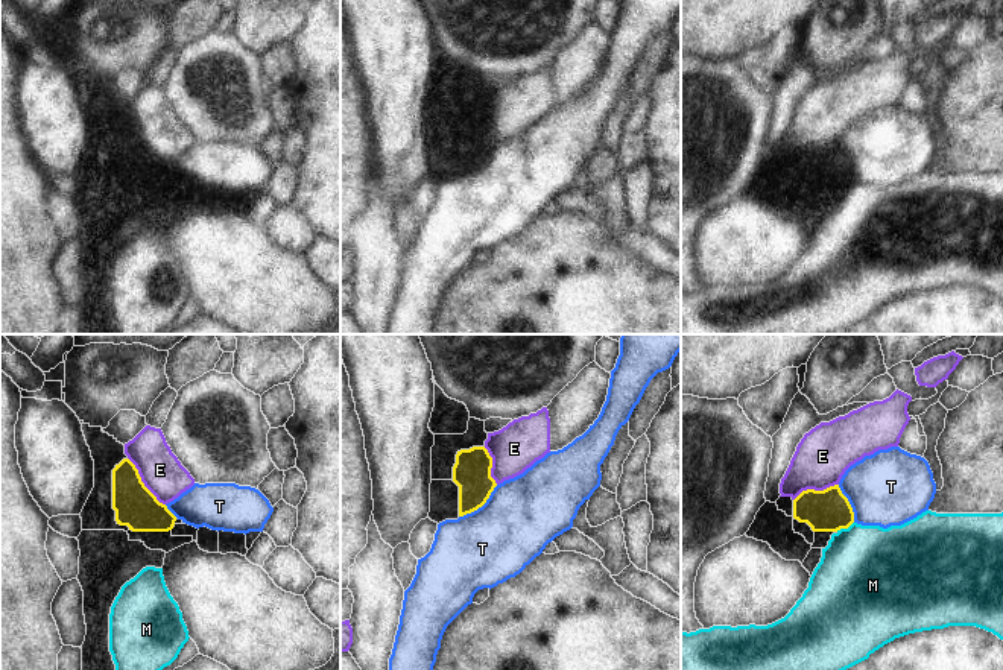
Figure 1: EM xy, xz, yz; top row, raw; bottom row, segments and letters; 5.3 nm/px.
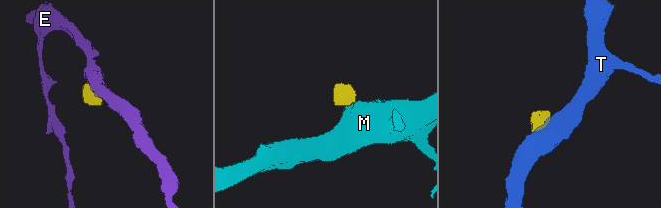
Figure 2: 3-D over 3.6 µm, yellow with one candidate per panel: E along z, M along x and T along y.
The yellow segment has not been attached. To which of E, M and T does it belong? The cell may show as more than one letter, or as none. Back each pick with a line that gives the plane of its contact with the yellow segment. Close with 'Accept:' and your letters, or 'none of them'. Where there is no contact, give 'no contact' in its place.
T: xz
Accept: T

